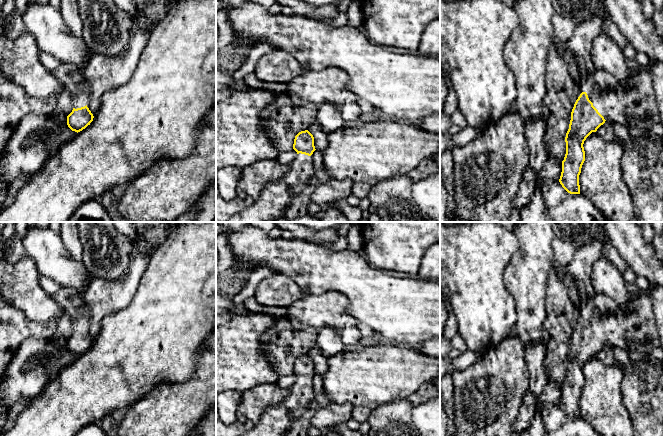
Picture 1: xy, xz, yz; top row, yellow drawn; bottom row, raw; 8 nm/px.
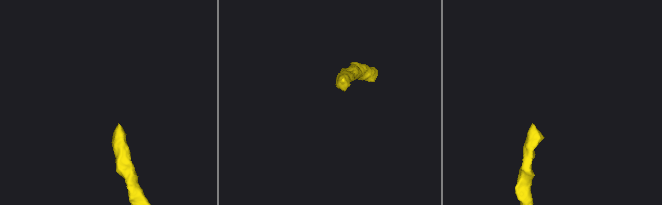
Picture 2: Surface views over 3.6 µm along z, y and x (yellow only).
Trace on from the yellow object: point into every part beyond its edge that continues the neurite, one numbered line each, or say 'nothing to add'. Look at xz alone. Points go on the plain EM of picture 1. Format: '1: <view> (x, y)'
1: xz (292, 416)

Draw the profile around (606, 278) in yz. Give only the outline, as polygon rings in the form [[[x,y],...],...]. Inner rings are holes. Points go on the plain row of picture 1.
[[[600,257],[593,263],[590,278],[595,292],[609,296],[626,313],[631,311],[632,297],[623,275],[608,258]]]

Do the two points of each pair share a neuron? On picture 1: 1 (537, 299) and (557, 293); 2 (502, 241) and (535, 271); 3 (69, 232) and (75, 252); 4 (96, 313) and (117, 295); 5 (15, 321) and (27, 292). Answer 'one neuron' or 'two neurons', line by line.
1: two neurons
2: two neurons
3: one neuron
4: one neuron
5: two neurons

